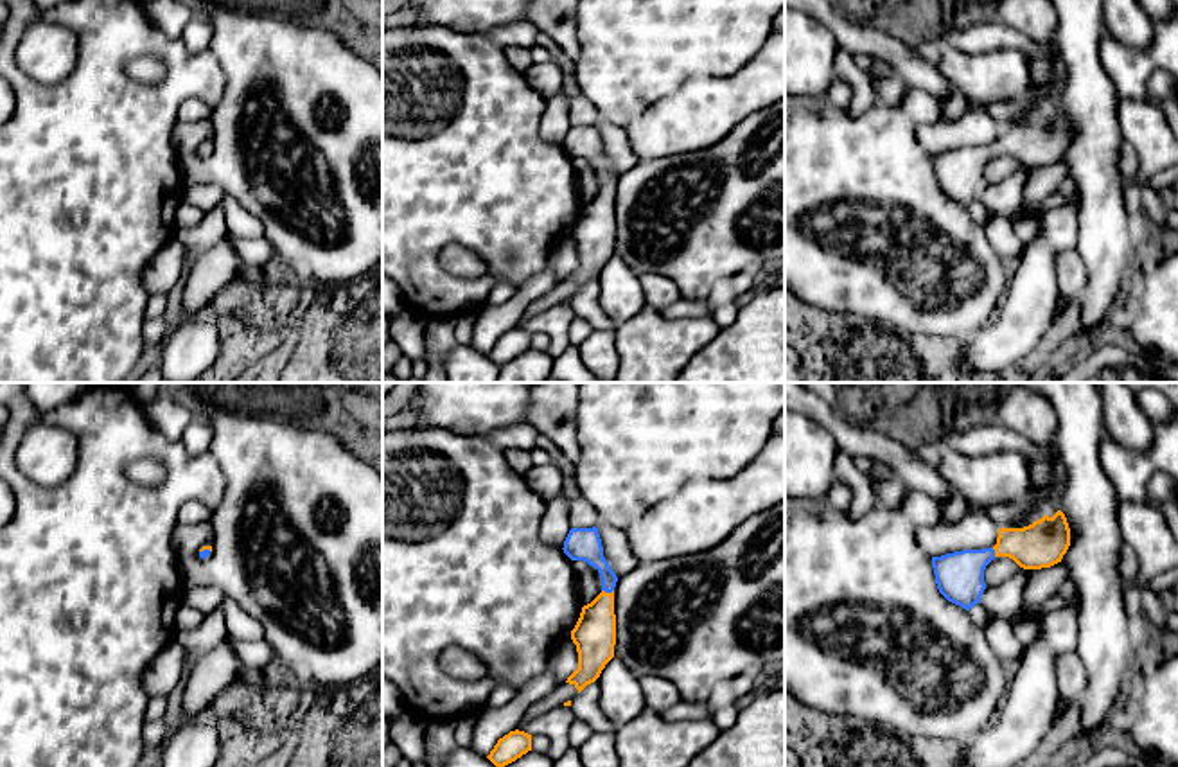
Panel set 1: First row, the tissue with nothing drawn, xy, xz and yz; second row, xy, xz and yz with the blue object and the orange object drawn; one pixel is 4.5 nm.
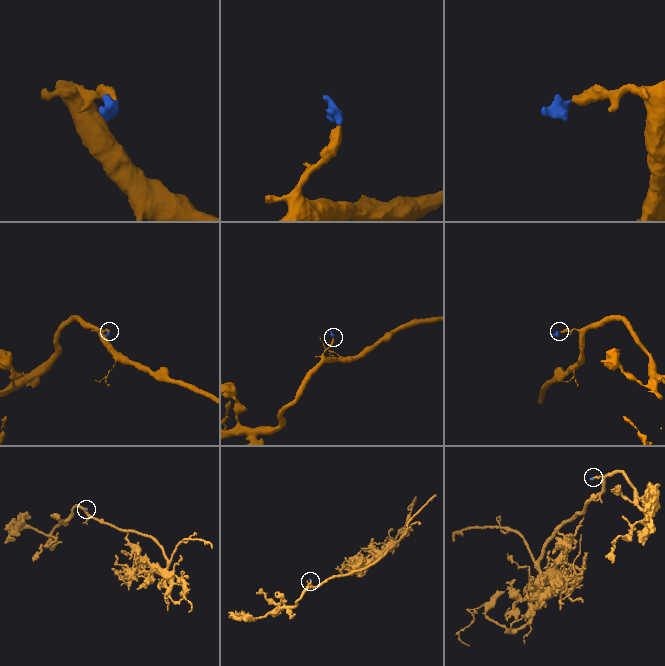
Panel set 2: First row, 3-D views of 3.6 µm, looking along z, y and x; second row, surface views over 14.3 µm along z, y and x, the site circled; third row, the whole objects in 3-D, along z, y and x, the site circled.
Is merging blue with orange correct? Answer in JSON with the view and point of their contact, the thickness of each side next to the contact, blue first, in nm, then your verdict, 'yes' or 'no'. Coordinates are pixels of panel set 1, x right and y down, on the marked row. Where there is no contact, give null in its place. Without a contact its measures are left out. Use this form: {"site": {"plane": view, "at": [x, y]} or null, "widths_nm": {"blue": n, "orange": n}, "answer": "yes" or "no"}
{"site": {"plane": "xz", "at": [607, 591]}, "widths_nm": {"blue": 140, "orange": 190}, "answer": "yes"}

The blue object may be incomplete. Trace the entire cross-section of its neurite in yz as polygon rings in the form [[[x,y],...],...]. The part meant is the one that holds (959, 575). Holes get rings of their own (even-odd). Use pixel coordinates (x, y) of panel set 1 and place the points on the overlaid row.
[[[1058,510],[1024,528],[1000,528],[997,544],[932,557],[939,593],[970,611],[986,589],[984,569],[995,557],[1009,557],[1024,569],[1042,569],[1061,562],[1070,546],[1067,517]]]

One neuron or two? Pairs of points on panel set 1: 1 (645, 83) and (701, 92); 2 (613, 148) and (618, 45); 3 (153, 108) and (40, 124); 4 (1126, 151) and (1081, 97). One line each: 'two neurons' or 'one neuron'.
1: two neurons
2: two neurons
3: one neuron
4: two neurons

